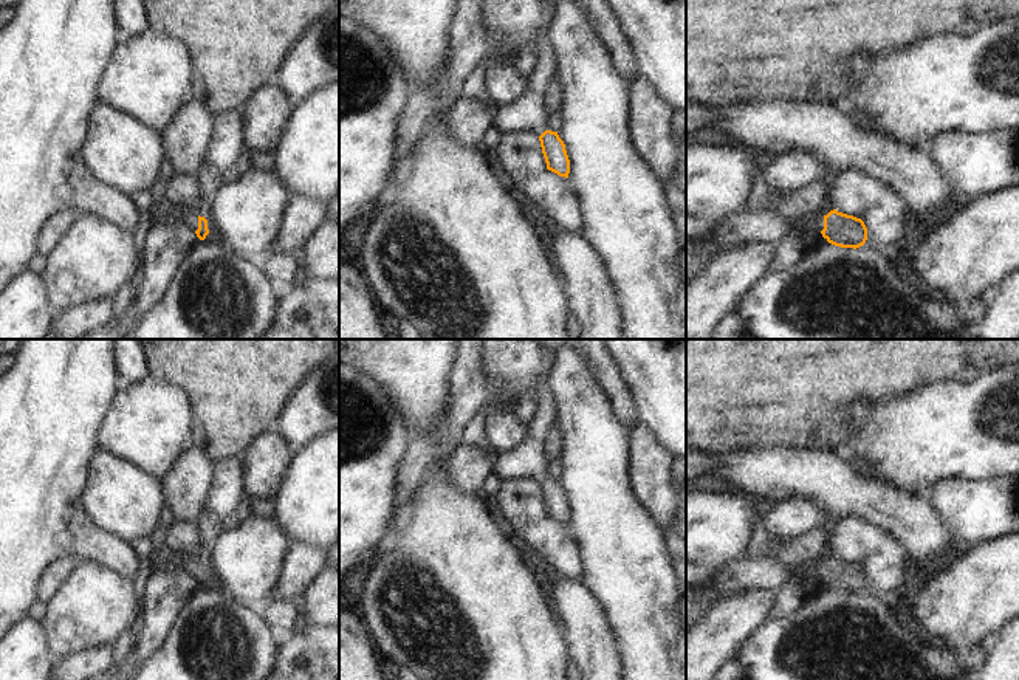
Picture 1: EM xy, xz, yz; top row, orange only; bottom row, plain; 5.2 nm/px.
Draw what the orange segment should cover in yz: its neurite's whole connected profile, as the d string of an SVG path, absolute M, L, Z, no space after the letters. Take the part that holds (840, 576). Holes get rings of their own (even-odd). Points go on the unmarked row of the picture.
M830 558L818 565L804 564L799 570L787 570L774 559L745 559L731 564L723 575L714 576L714 587L722 595L736 589L779 593L793 584L802 586L805 576L816 573L822 584L841 595L859 595L867 587L867 575L861 565Z

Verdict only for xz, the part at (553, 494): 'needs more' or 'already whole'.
needs more

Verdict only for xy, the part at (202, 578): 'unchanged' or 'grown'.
grown

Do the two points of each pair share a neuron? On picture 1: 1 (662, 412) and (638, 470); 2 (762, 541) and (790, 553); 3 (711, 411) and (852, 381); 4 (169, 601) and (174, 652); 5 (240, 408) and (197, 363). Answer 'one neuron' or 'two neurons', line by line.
1: two neurons
2: two neurons
3: one neuron
4: two neurons
5: one neuron

